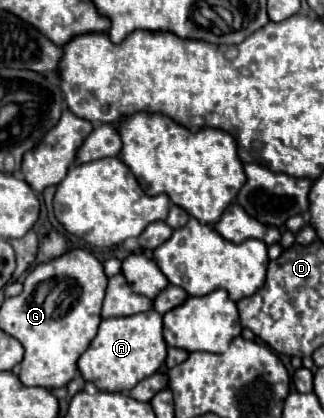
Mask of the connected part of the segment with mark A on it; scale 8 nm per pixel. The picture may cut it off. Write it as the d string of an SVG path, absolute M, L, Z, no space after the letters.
M148 310L148 312L140 312L134 316L124 316L124 318L108 318L102 320L98 336L90 342L88 350L80 356L78 360L78 368L84 376L86 382L92 382L98 390L112 390L112 392L130 392L140 380L152 376L154 372L158 372L166 360L166 342L162 336L162 314L158 314L156 310Z

